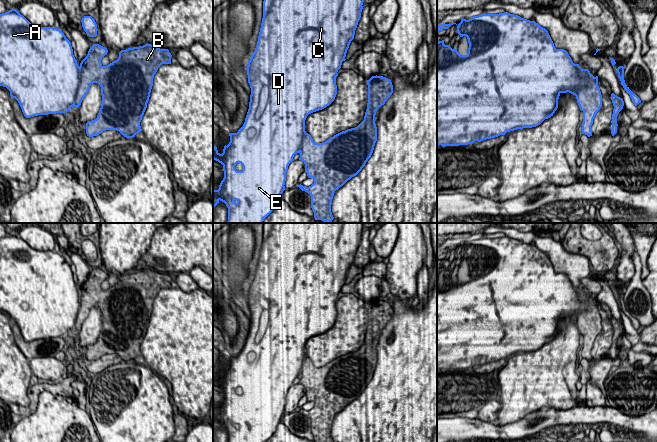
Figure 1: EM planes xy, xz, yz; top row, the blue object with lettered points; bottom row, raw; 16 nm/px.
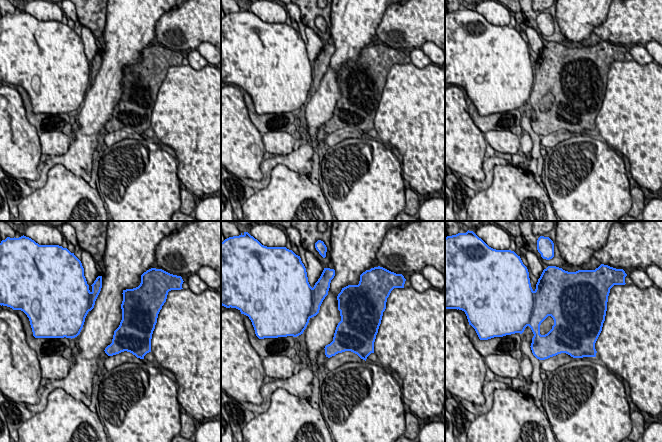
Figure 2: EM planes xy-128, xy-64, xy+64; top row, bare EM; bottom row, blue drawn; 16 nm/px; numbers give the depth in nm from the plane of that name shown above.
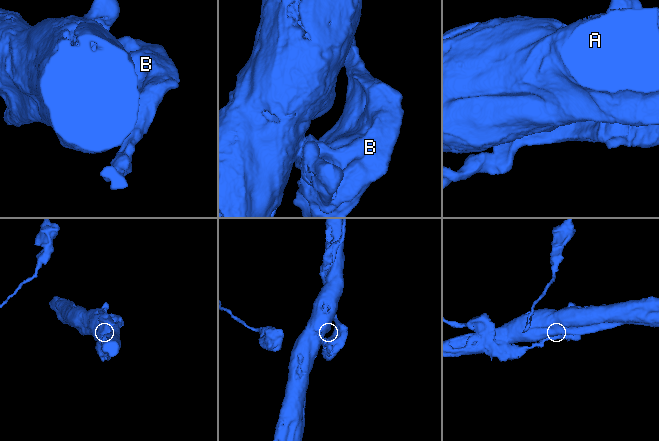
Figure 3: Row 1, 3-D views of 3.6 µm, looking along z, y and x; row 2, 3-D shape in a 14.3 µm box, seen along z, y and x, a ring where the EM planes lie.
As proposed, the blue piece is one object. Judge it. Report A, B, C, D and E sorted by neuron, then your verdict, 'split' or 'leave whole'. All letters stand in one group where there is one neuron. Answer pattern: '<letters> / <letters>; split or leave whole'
A C D E / B; split

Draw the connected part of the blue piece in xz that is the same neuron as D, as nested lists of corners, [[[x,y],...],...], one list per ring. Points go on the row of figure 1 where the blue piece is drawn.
[[[264,0],[263,18],[258,36],[257,45],[246,68],[248,83],[251,88],[249,109],[243,126],[237,133],[229,133],[230,142],[224,146],[223,153],[220,154],[217,147],[213,147],[213,159],[223,165],[224,178],[219,185],[219,189],[213,188],[213,208],[220,202],[224,202],[228,208],[227,223],[263,223],[264,219],[275,209],[277,202],[282,197],[285,190],[286,173],[289,164],[293,161],[295,154],[300,152],[302,140],[306,133],[305,120],[313,112],[322,110],[329,106],[336,97],[337,85],[336,77],[342,62],[345,61],[346,53],[351,41],[354,39],[355,30],[361,18],[364,0]]]

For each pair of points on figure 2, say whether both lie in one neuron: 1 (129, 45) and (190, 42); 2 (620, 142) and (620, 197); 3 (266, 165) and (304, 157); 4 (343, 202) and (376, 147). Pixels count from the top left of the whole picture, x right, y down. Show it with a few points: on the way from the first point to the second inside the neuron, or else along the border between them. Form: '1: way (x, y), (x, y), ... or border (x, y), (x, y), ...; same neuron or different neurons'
1: border (161, 16), (156, 23), (154, 39); different neurons
2: border (597, 137), (604, 140), (615, 151); different neurons
3: way (275, 160), (295, 158); same neuron
4: way (357, 188), (377, 168), (377, 161); same neuron

